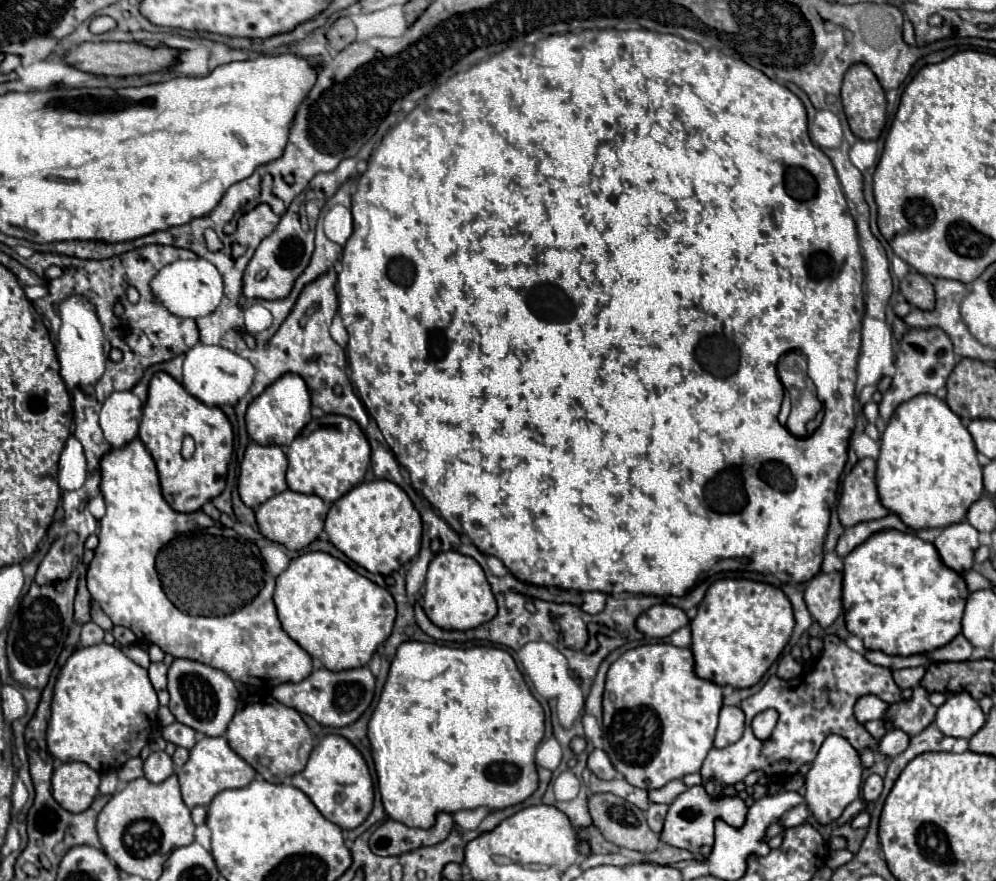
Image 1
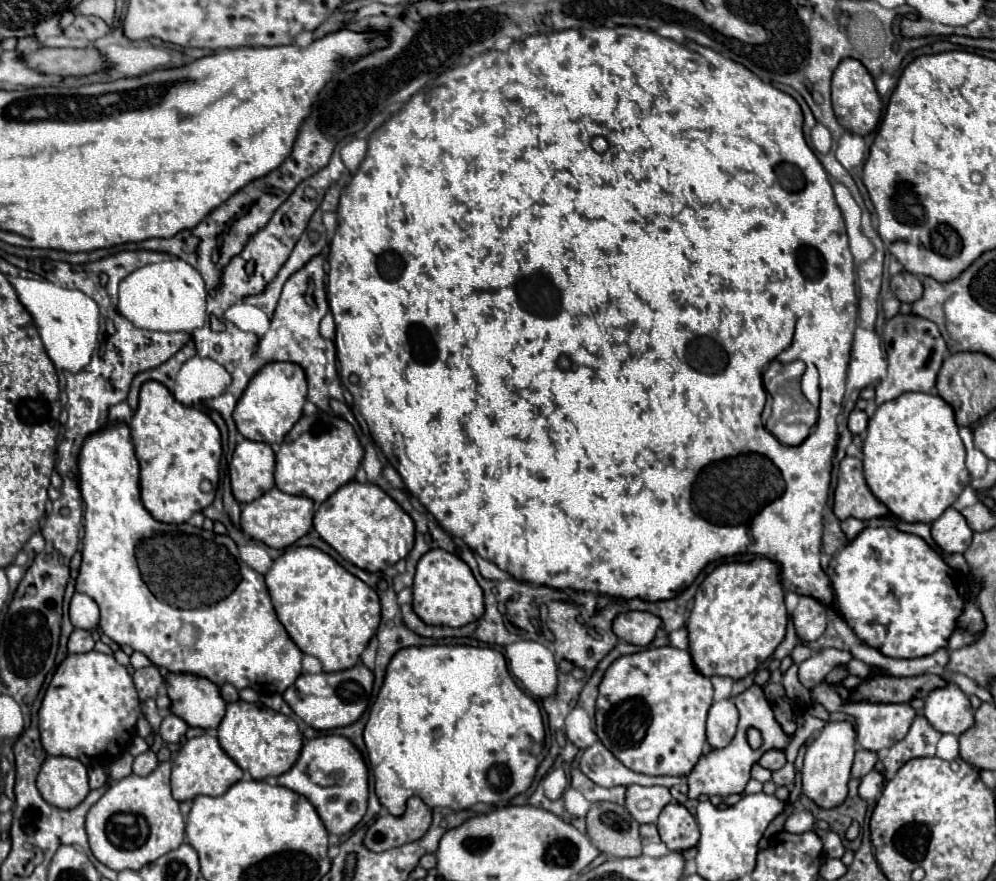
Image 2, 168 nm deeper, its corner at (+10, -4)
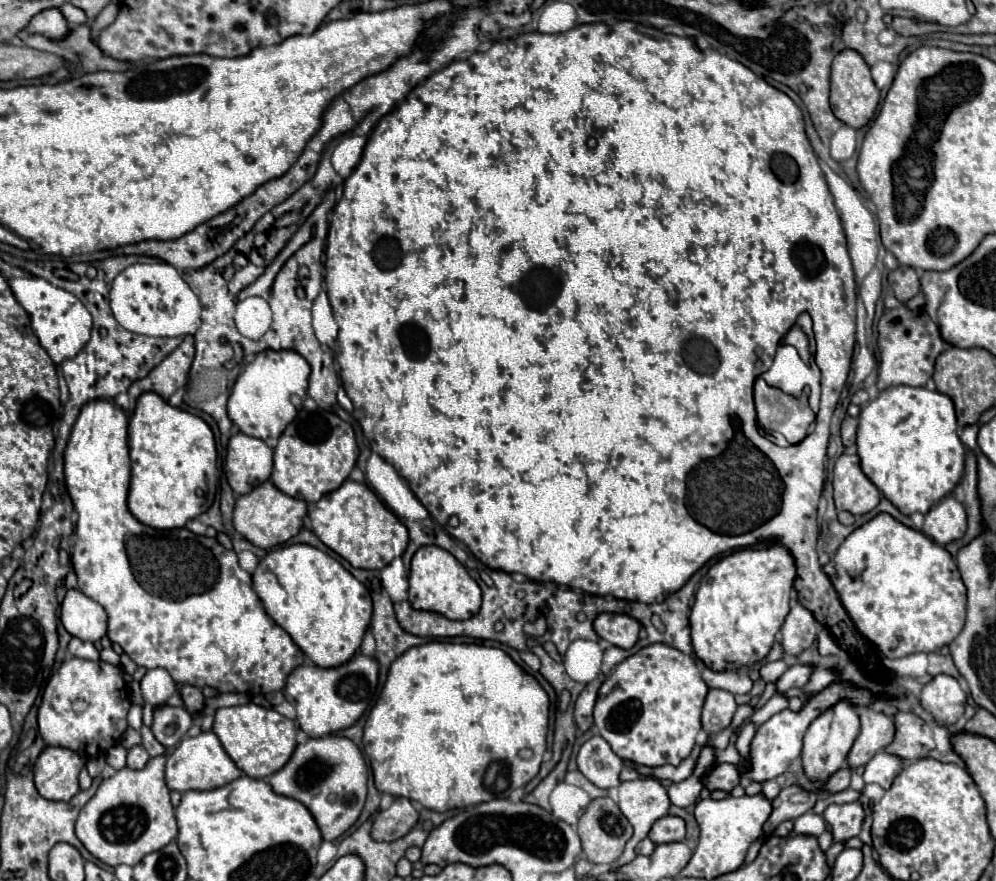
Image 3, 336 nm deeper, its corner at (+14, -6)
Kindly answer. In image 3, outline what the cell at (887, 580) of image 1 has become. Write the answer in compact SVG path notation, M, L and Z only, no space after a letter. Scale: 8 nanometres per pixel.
M877 514L853 530L823 570L857 630L887 658L937 652L963 628L965 586L951 554L889 514Z

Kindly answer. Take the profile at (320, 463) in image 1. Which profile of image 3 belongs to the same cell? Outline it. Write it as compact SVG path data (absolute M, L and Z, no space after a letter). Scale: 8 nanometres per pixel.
M301 410L279 438L279 444L273 454L275 464L273 464L271 482L287 496L297 496L299 500L305 500L305 502L317 502L321 500L321 496L337 490L349 478L351 470L355 468L357 456L359 456L359 450L355 442L355 432L349 422L343 422L337 414L327 410L315 410L315 412Z

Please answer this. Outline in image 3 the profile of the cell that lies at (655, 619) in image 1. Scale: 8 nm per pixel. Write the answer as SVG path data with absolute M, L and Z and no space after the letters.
M599 614L593 628L601 640L607 640L619 648L633 648L639 640L641 624L627 614Z

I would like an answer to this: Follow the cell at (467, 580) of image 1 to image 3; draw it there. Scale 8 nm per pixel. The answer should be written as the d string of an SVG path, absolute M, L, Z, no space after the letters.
M423 546L411 560L409 604L415 610L437 612L449 620L469 620L481 608L481 588L453 554L439 546Z

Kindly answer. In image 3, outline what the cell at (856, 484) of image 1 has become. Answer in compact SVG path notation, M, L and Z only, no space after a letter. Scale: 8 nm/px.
M843 454L837 458L833 468L833 488L837 510L847 510L851 514L867 514L881 500L879 490L861 472L857 454Z

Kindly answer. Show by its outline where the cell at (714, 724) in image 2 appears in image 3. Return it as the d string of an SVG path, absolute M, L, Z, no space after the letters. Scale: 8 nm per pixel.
M709 690L705 706L703 706L703 730L707 734L717 734L727 728L733 720L737 704L731 692L725 690Z

